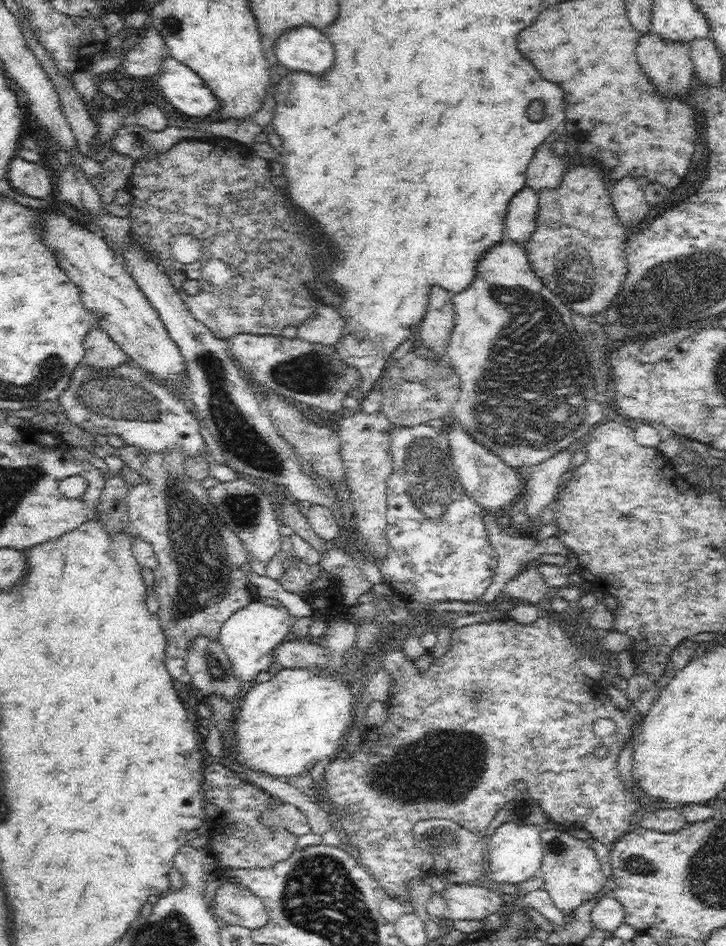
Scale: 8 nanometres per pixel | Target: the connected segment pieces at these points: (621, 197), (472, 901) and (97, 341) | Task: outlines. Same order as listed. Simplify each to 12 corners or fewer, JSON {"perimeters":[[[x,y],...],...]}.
{"perimeters":[[[633,177],[610,192],[622,225],[633,231],[651,206]],[[467,883],[441,892],[453,920],[505,913],[496,892]],[[99,325],[84,338],[84,361],[116,368],[131,358]]]}

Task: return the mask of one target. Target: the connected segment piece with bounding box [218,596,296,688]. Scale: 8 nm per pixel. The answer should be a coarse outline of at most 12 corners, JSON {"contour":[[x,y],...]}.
{"contour":[[257,596],[218,642],[246,688],[275,661],[296,617]]}

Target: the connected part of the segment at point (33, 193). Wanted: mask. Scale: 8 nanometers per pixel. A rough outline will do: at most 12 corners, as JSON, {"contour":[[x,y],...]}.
{"contour":[[16,155],[6,179],[14,191],[54,199],[56,187],[44,166]]}

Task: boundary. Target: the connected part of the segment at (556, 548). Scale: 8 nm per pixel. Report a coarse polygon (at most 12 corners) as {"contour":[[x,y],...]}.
{"contour":[[485,511],[489,541],[497,553],[494,578],[481,600],[492,603],[506,583],[544,554],[568,557],[556,536],[539,541],[510,536]]}

